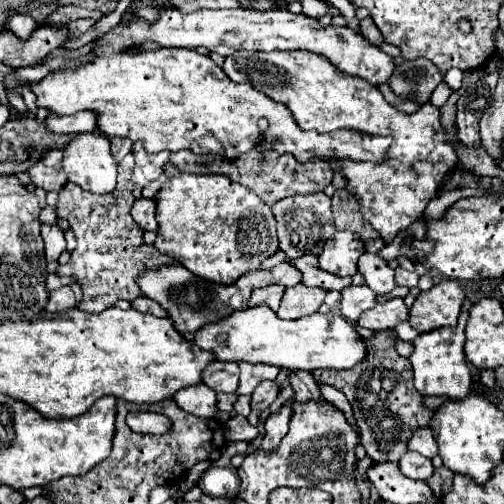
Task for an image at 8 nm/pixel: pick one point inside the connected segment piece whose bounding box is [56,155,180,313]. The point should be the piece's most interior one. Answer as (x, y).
(111, 254)

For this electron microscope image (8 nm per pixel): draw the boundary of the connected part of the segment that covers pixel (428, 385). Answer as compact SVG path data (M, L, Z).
M465 298L456 327L442 327L434 331L420 333L414 339L414 353L410 355L414 369L414 387L424 397L444 397L444 399L464 399L470 395L470 373L464 361L464 327L469 317L472 302Z

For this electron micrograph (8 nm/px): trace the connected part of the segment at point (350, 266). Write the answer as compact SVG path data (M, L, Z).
M336 231L326 243L324 251L318 257L318 265L324 271L330 271L338 277L354 275L356 271L356 261L364 253L364 243L356 233L350 231Z

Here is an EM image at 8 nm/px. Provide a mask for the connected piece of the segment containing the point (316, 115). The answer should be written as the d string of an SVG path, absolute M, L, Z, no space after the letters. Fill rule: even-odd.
M236 51L234 55L226 57L224 61L224 71L226 75L236 81L236 83L250 83L256 87L256 91L262 91L264 95L270 95L274 101L284 103L300 129L316 129L316 131L328 131L336 127L346 127L346 129L356 129L366 135L392 135L394 143L388 147L386 157L380 163L354 163L350 159L324 159L330 163L330 167L340 173L346 179L346 191L350 191L362 209L362 217L380 233L384 243L392 243L398 231L406 229L414 221L422 217L422 211L426 209L428 201L436 197L444 177L448 171L452 171L458 163L458 155L446 139L446 129L440 123L440 111L424 103L416 113L400 113L396 111L378 91L378 87L372 87L372 83L364 83L364 79L356 79L354 75L344 75L324 59L324 55L308 53L308 51Z

